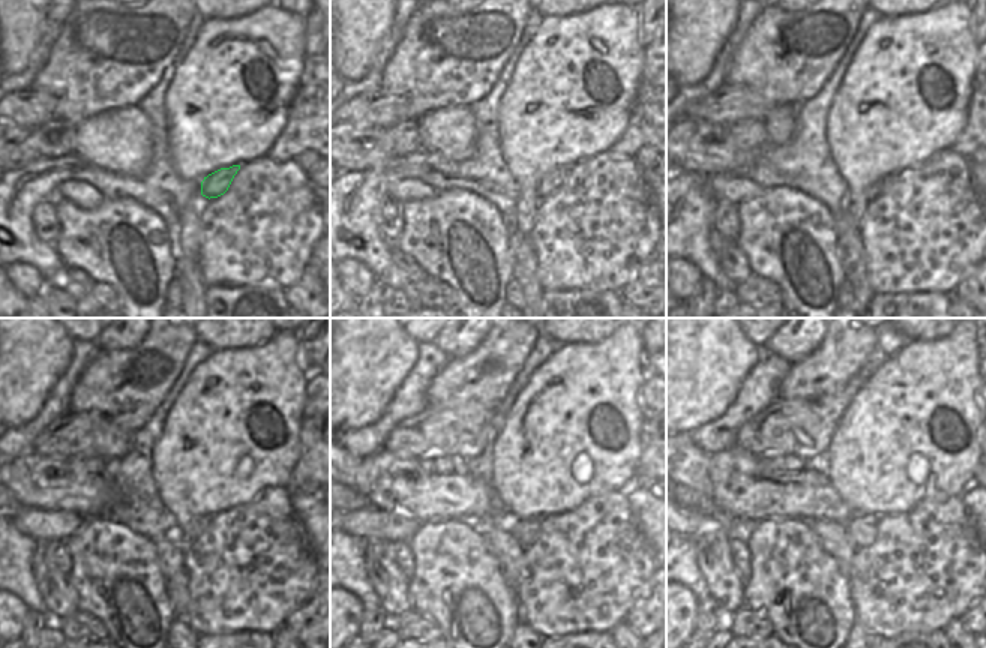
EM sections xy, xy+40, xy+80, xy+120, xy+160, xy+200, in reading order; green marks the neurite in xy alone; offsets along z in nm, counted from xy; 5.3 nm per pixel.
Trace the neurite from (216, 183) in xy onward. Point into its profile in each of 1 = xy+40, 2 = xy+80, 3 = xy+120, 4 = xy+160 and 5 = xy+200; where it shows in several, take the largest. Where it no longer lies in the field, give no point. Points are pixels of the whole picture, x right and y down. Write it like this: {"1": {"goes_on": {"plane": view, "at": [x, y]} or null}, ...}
{"1": {"goes_on": {"plane": "xy+40", "at": [550, 182]}}, "2": {"goes_on": {"plane": "xy+80", "at": [878, 186]}}, "3": {"goes_on": {"plane": "xy+120", "at": [197, 527]}}, "4": {"goes_on": {"plane": "xy+160", "at": [526, 531]}}, "5": {"goes_on": {"plane": "xy+200", "at": [862, 530]}}}

